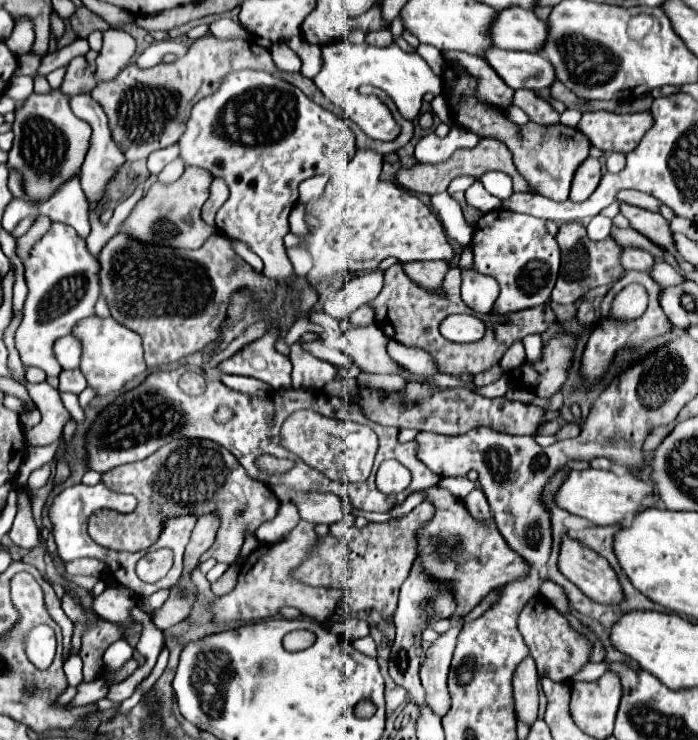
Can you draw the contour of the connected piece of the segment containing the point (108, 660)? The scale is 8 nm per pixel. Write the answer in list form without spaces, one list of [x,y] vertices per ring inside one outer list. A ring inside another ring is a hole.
[[[120,639],[106,649],[106,653],[102,657],[104,659],[104,667],[106,669],[118,669],[128,661],[128,657],[132,657],[132,653],[134,653],[134,649],[130,647],[127,640]]]

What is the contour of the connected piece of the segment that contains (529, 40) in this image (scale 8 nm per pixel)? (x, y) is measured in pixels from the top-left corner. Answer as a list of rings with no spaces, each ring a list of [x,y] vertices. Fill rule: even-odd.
[[[508,7],[500,9],[496,15],[496,23],[492,23],[492,43],[500,49],[512,49],[512,51],[530,51],[536,53],[548,35],[548,23],[540,21],[532,9],[524,7]]]

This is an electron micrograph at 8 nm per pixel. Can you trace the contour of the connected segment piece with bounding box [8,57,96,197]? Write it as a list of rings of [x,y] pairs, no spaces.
[[[74,57],[66,71],[64,83],[60,89],[54,89],[48,95],[32,93],[18,109],[14,119],[14,145],[8,153],[8,167],[22,175],[22,187],[26,197],[52,197],[66,181],[80,173],[80,163],[88,153],[88,143],[92,127],[86,121],[78,119],[70,105],[68,97],[78,93],[90,93],[96,87],[92,69],[88,67],[86,57]]]

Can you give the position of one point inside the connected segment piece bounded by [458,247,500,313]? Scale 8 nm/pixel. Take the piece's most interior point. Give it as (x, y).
(479, 292)

